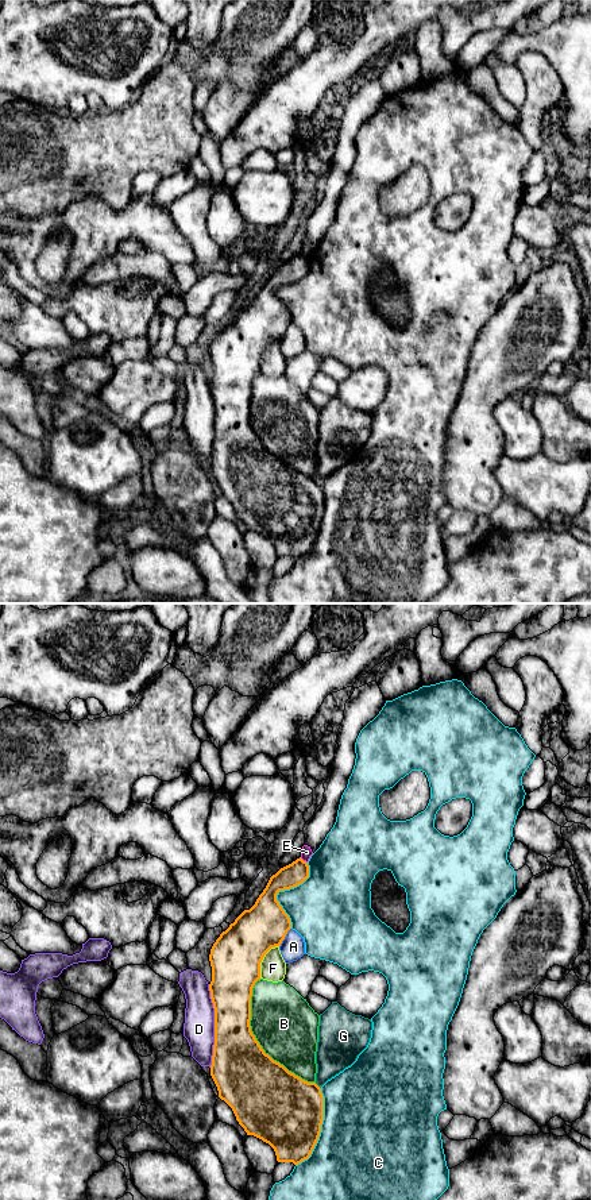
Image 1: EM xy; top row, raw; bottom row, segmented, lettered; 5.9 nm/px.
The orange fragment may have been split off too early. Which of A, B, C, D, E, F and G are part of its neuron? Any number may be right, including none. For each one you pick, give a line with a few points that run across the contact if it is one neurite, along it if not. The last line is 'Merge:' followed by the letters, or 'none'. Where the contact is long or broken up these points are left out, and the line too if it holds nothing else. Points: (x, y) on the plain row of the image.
Merge: none

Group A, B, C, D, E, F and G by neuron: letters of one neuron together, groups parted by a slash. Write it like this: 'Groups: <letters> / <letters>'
Groups: A / B / C / D / E / F / G

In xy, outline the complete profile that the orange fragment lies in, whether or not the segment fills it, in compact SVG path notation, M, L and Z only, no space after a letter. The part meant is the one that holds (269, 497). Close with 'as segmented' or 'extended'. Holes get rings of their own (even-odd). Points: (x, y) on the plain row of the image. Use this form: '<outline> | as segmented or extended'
M301 252L273 270L250 305L244 305L220 329L210 344L210 394L215 404L215 440L210 471L219 493L233 506L247 530L269 539L278 557L294 560L308 555L318 536L324 516L324 491L316 478L308 478L264 448L251 427L252 383L260 375L260 358L264 350L281 342L291 324L277 290L294 283L309 273L309 261Z | as segmented

